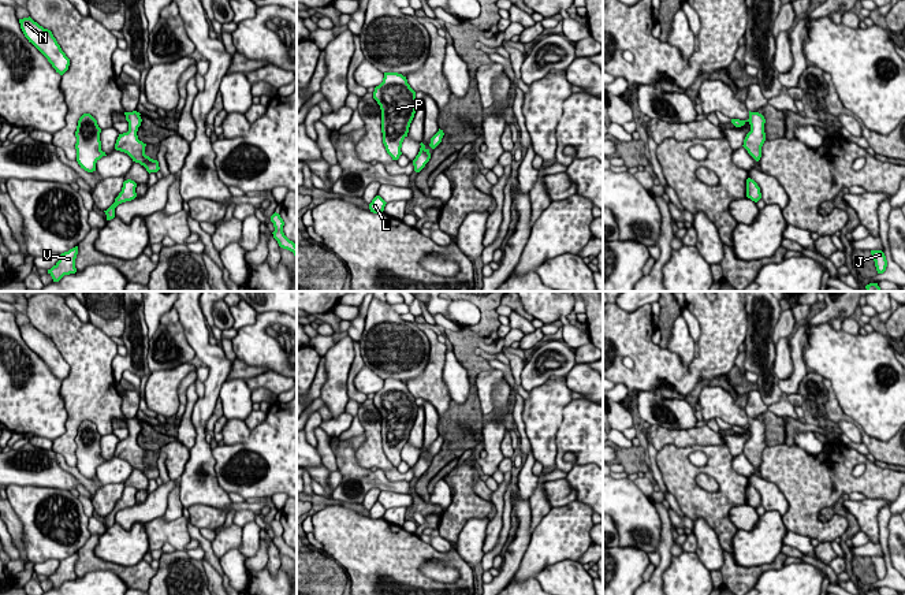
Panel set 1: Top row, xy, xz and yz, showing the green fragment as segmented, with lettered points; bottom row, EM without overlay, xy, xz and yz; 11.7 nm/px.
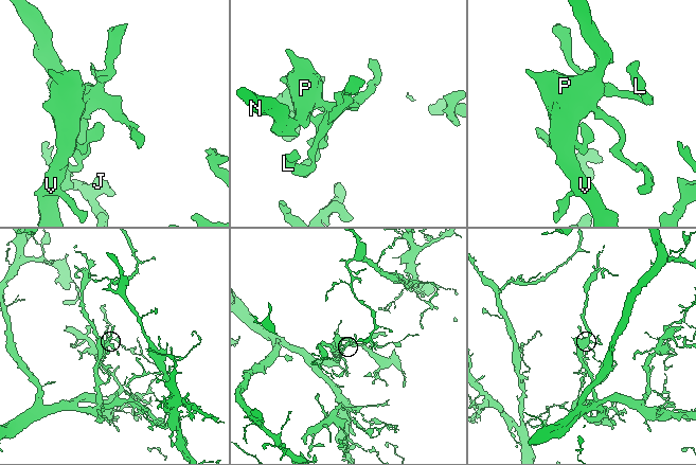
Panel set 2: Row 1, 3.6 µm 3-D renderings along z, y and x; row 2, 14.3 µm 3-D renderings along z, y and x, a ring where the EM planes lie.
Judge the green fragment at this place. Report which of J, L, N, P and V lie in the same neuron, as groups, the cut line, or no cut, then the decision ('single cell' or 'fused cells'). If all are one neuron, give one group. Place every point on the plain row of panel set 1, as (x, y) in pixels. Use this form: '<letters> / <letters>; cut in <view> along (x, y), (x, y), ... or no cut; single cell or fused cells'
J L N P V; no cut; single cell

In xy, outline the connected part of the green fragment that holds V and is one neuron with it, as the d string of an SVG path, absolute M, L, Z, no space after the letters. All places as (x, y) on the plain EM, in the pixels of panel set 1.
M78 553L70 555L60 561L59 568L48 576L48 580L52 583L53 588L59 588L64 581L75 580L75 565L78 561Z

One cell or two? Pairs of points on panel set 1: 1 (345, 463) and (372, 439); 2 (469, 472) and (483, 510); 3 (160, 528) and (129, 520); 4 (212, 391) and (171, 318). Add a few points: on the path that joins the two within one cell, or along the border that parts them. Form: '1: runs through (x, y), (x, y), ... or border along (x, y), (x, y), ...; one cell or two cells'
1: border along (354, 452), (356, 461), (368, 469); two cells
2: runs through (468, 482), (468, 495), (473, 501); one cell
3: border along (161, 516), (145, 524); two cells
4: border along (172, 307), (179, 319); two cells

